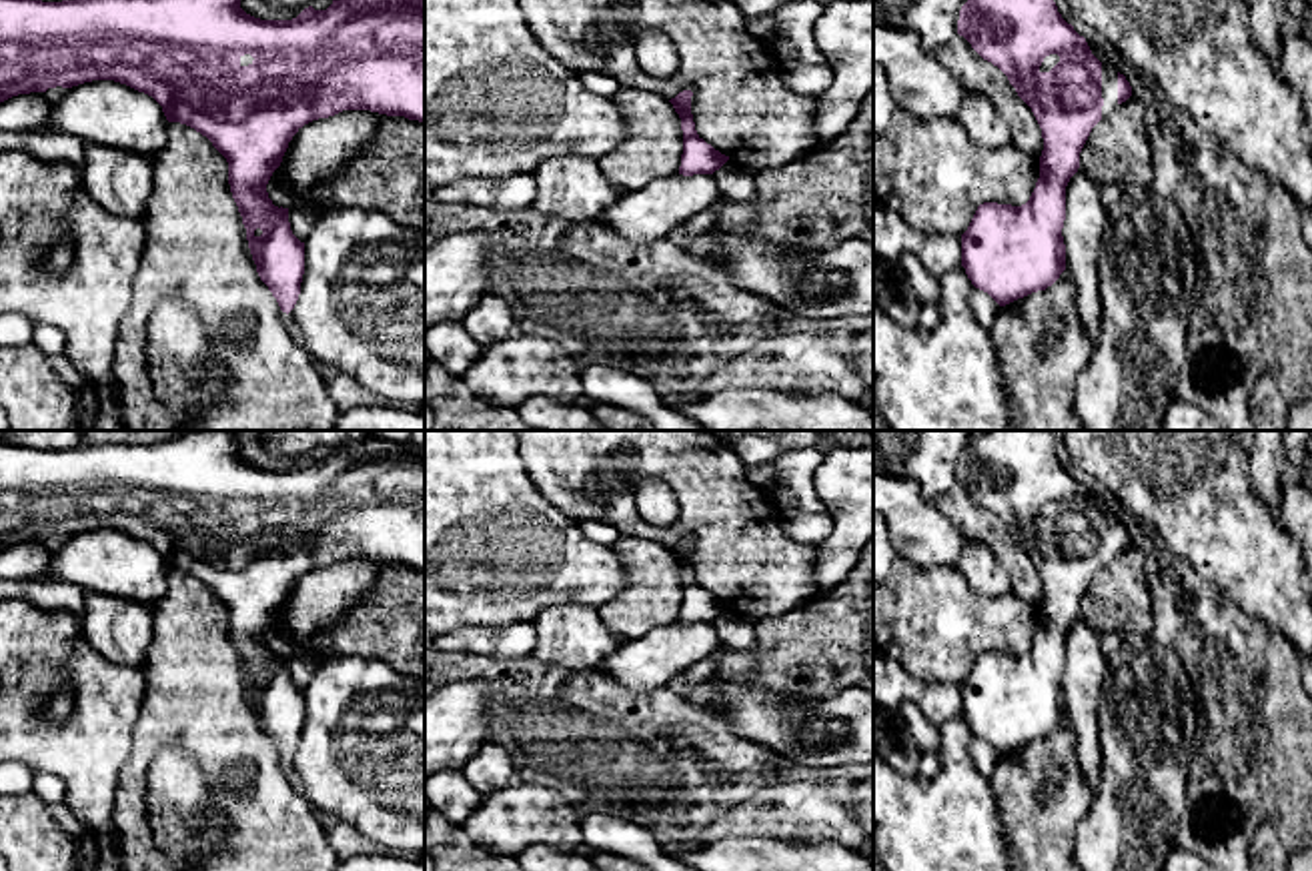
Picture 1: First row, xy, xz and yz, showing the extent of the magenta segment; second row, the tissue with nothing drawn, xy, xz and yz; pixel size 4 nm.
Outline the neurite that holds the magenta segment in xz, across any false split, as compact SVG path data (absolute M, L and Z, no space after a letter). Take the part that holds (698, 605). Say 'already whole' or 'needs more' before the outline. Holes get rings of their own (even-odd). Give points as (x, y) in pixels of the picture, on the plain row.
already whole; M683 539L669 549L681 567L683 579L683 603L679 623L683 625L713 623L729 609L729 605L715 599L697 583L691 563L691 545L693 545L691 539Z

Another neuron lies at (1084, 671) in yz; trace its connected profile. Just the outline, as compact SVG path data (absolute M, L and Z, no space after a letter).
M1082 617L1066 635L1066 719L1076 735L1076 759L1084 781L1096 789L1102 773L1102 743L1098 711L1108 659L1102 653L1102 635Z

